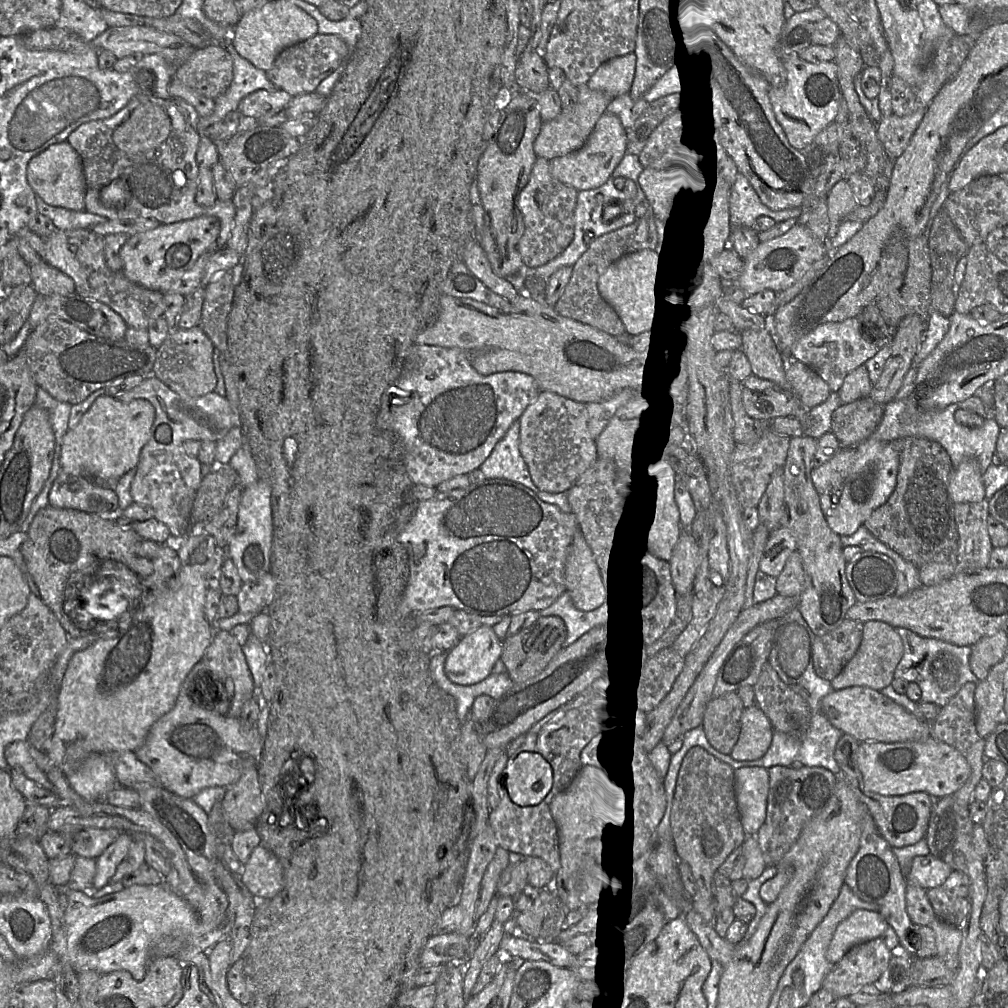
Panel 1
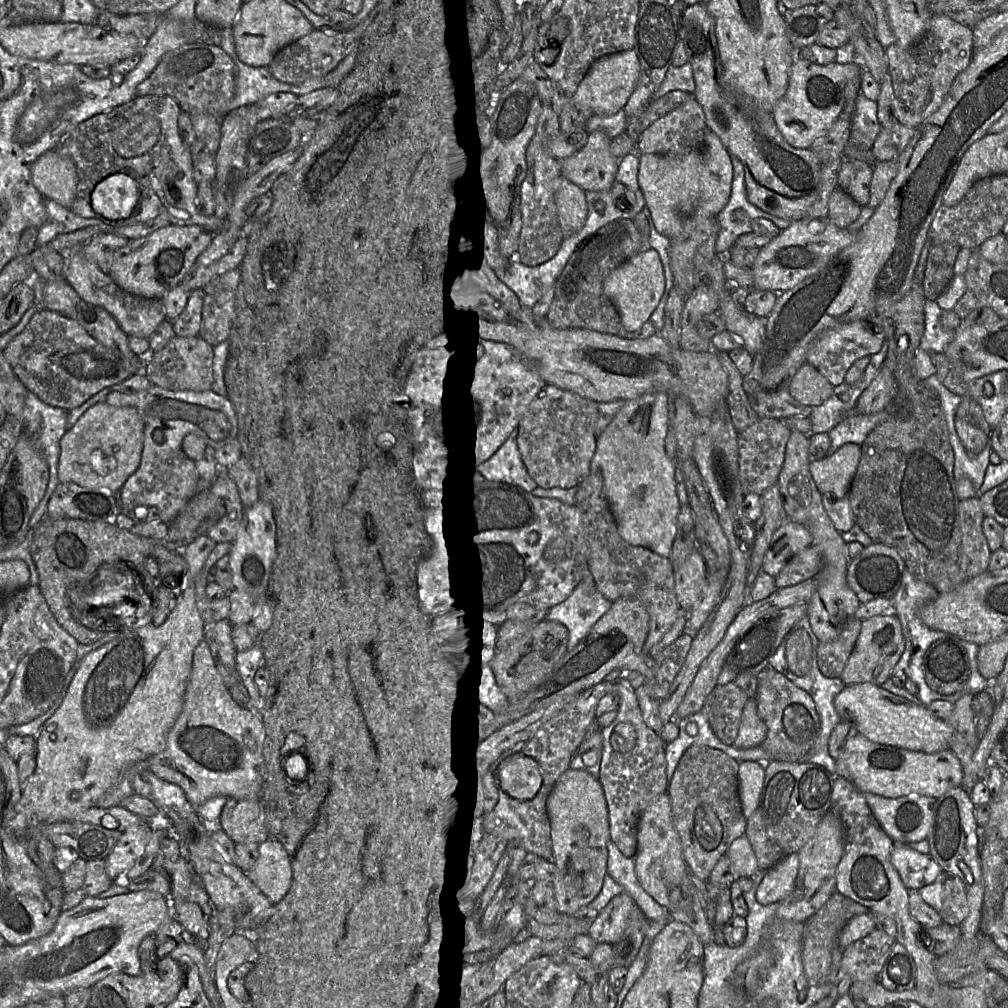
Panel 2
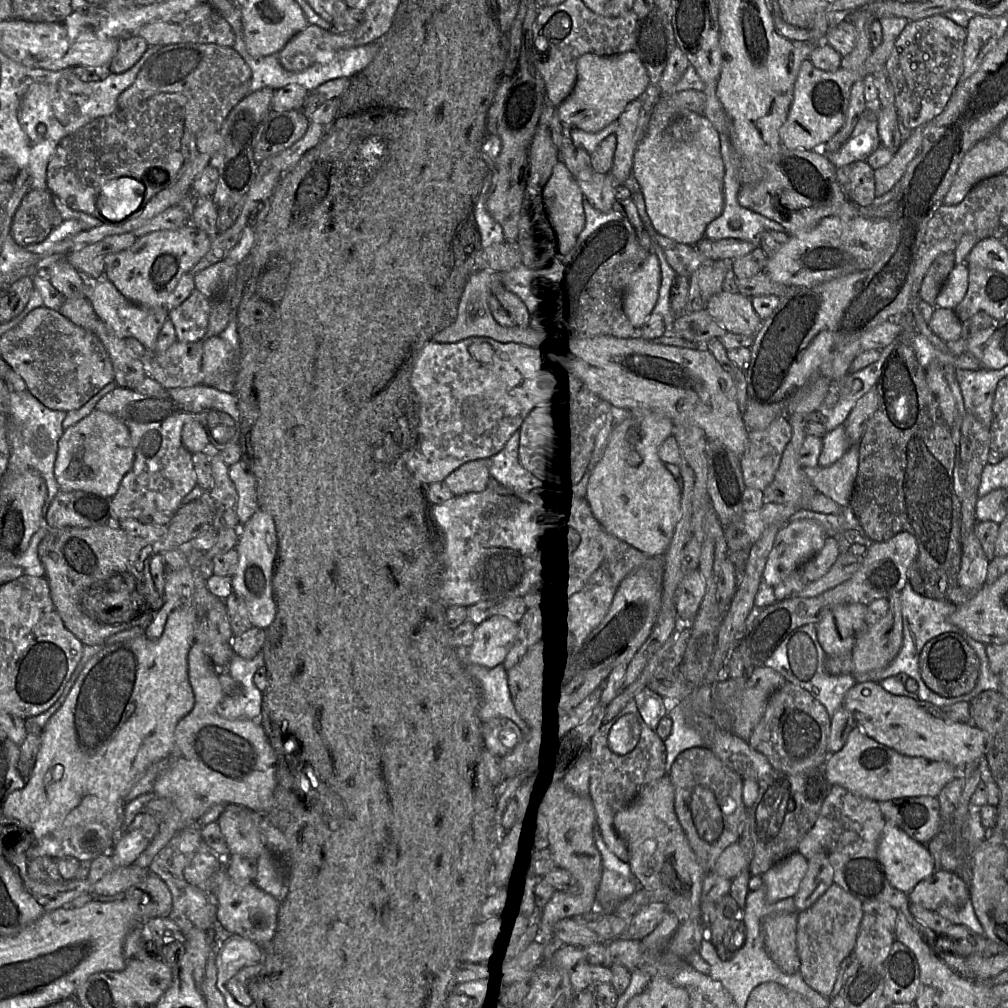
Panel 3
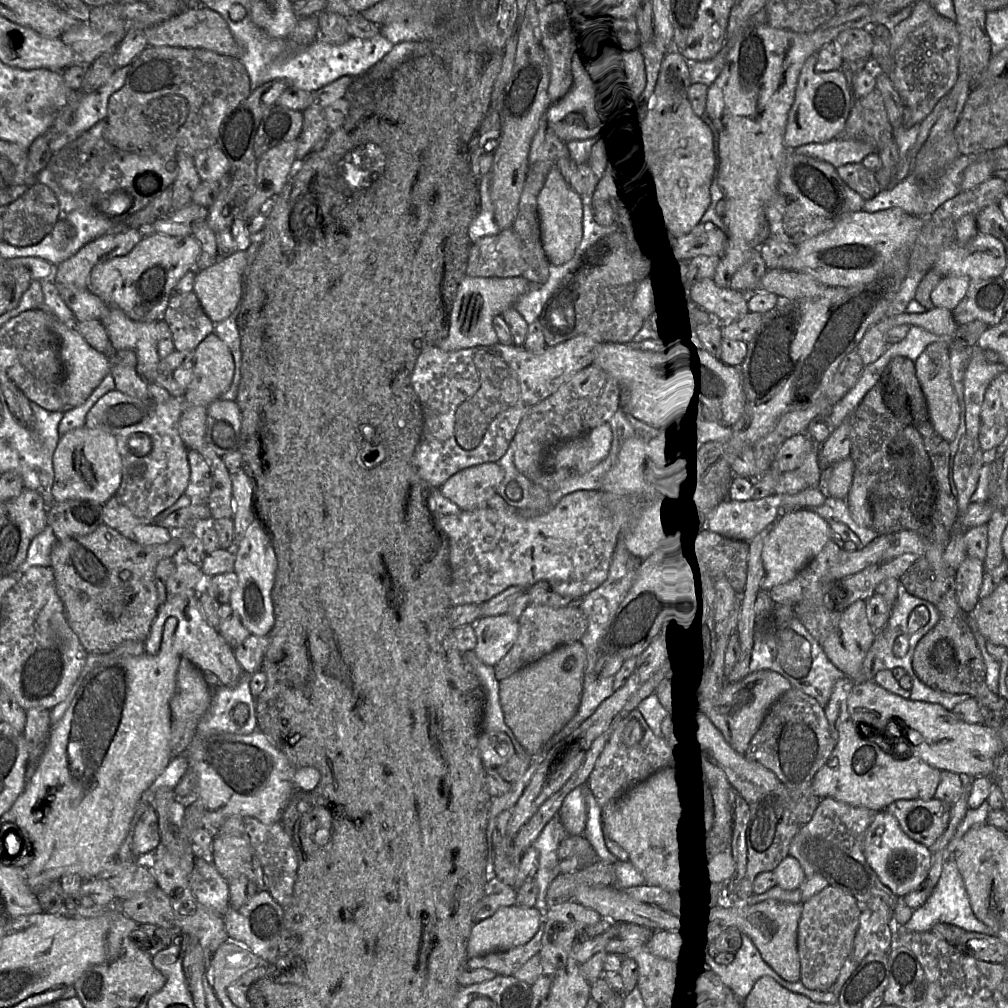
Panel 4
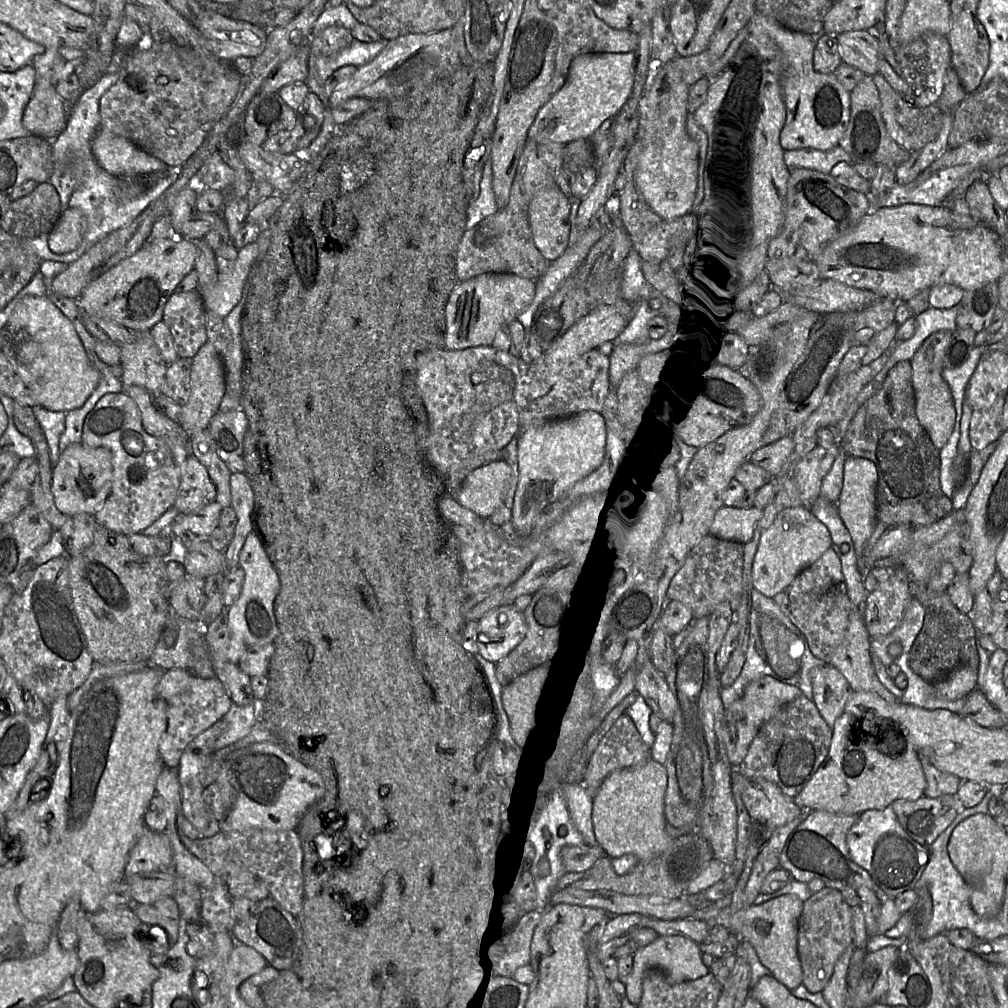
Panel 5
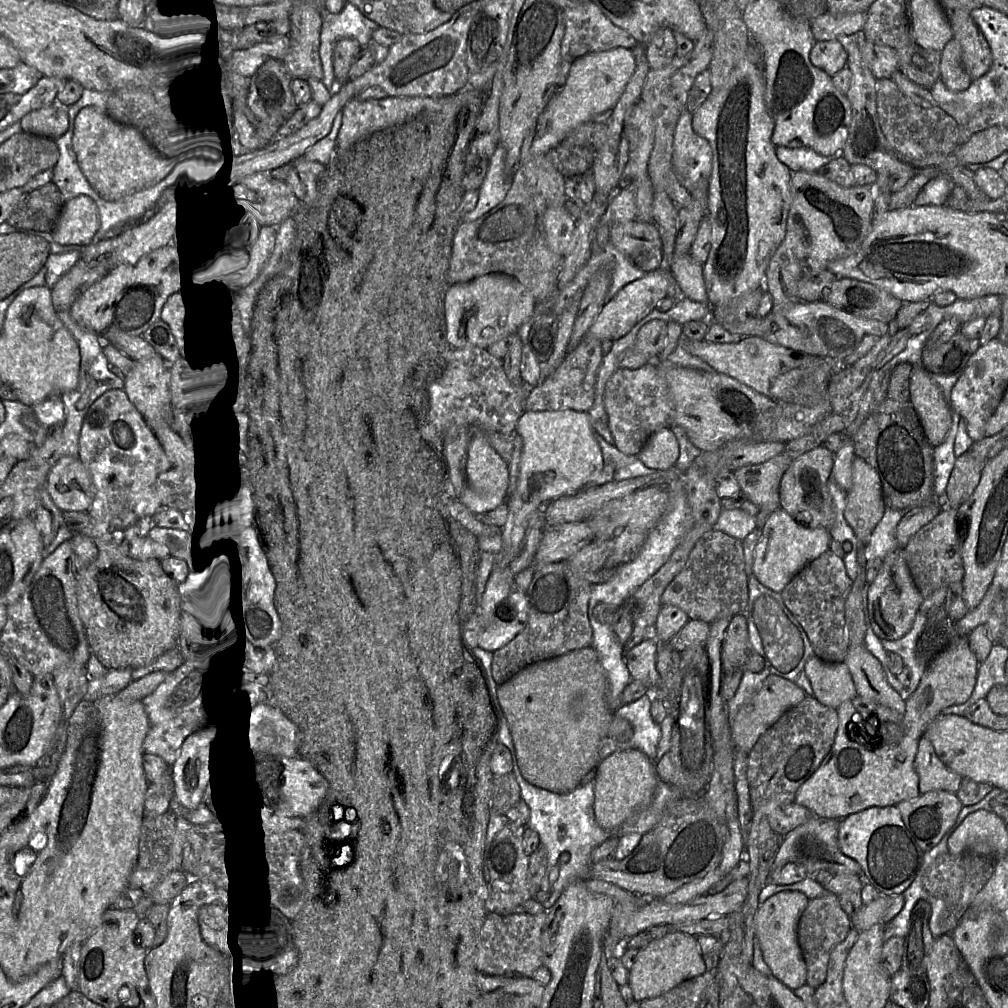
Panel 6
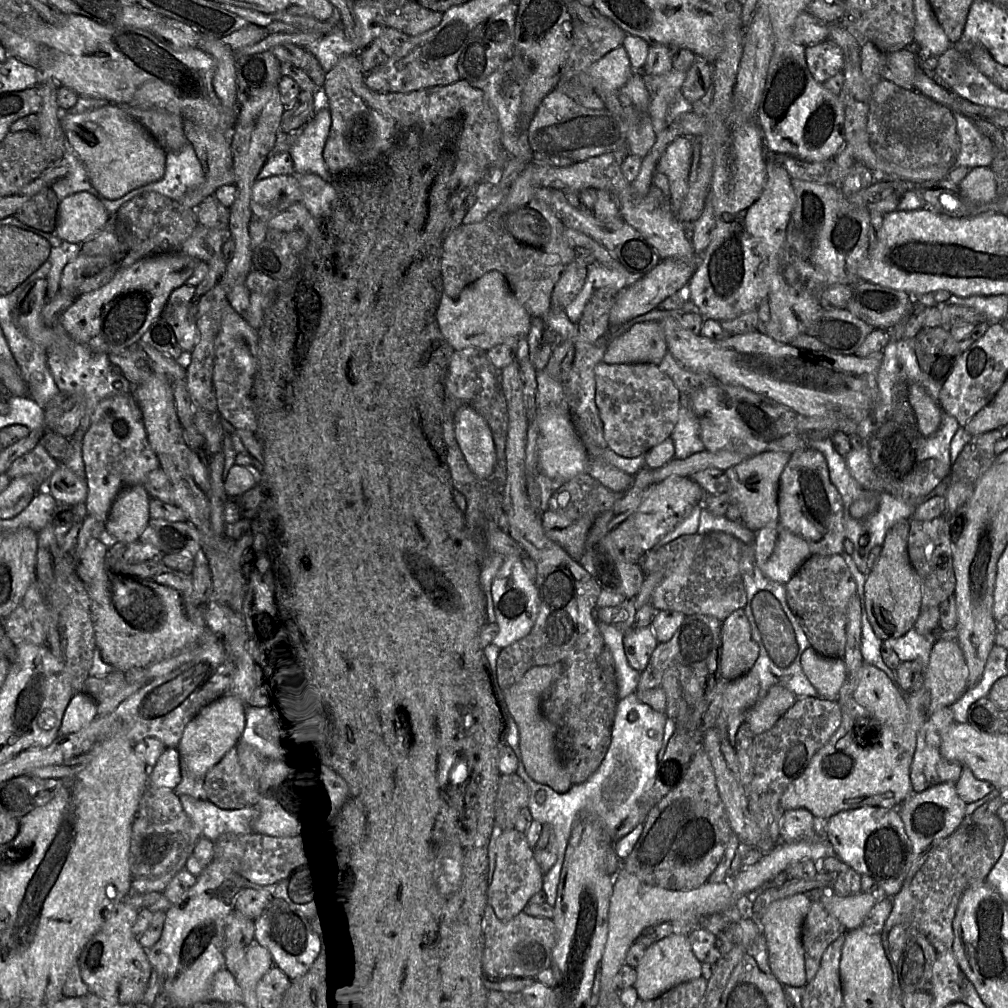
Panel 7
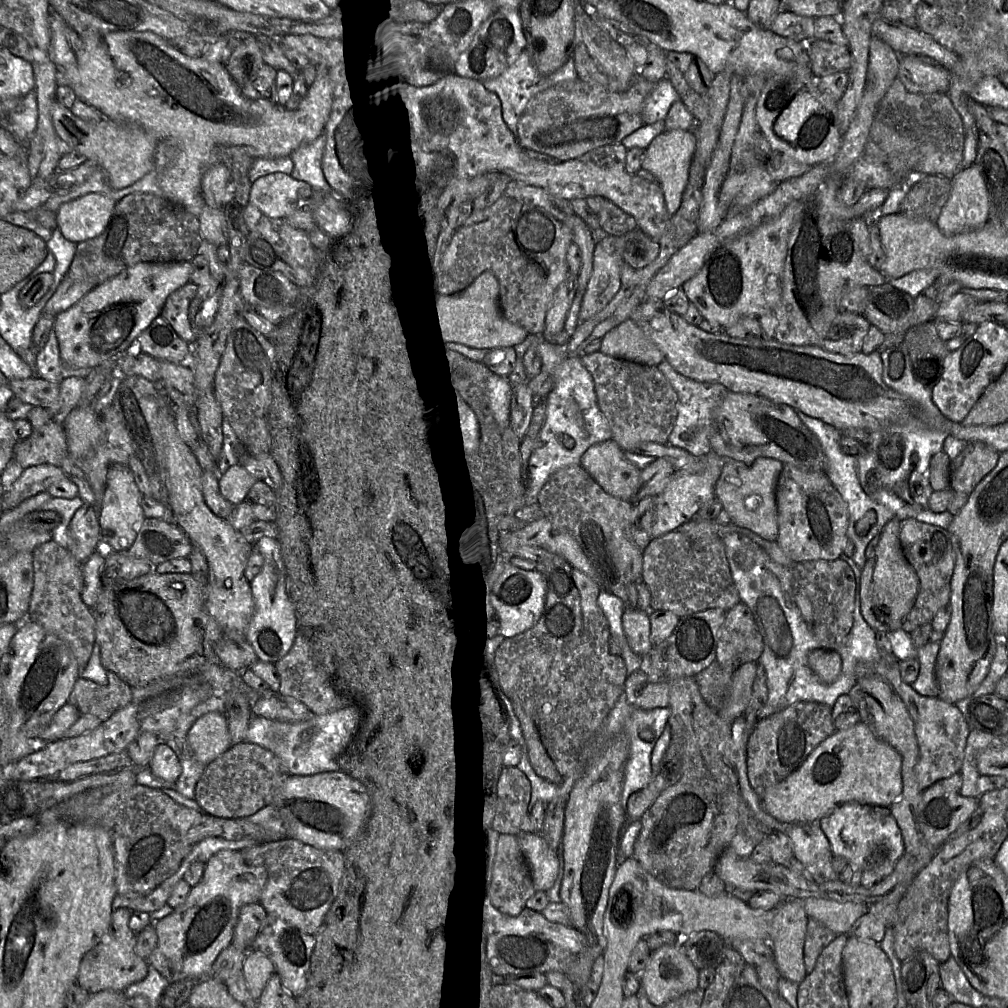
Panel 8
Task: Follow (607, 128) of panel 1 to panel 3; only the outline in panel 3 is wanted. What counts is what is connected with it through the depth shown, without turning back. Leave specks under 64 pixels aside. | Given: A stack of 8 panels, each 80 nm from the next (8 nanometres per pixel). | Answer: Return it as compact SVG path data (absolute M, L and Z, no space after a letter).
M592 169L586 179L576 179L583 192L583 198L601 213L610 211L615 199L616 185L612 177L607 174L597 173Z

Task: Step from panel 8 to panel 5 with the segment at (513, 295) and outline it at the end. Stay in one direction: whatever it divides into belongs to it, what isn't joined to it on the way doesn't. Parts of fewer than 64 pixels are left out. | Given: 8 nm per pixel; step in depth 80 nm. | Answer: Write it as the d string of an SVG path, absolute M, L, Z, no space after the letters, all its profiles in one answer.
M527 141L507 206L466 229L463 234L456 260L459 282L484 273L511 273L534 281L545 274L551 262L535 245L528 208L537 192L553 185L569 196L569 182L567 172L564 171L564 146Z

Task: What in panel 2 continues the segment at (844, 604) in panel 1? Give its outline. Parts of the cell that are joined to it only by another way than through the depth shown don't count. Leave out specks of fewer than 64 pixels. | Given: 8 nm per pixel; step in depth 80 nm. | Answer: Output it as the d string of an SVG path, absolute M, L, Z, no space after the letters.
M796 430L791 431L786 445L784 463L776 484L789 521L803 525L812 535L812 545L819 547L822 553L823 566L814 577L816 591L807 602L807 617L817 639L820 642L829 642L835 640L847 623L855 618L861 603L847 583L847 570L850 563L848 544L824 510L822 495L809 470L809 444L808 436Z

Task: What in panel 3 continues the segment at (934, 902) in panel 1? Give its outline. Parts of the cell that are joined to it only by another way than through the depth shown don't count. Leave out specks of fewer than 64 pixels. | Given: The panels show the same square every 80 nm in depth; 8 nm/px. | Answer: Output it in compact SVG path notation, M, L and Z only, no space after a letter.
M936 870L933 875L919 882L908 893L911 903L930 911L937 911L941 905L961 909L971 900L967 883L956 873Z

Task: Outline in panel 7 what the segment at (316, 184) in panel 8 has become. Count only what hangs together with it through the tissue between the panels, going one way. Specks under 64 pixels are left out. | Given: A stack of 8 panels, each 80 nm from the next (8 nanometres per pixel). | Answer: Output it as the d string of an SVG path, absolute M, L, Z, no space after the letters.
M327 106L318 108L316 114L297 133L288 150L293 162L294 174L316 174L326 182L338 185L327 170L323 150L331 126L331 114Z

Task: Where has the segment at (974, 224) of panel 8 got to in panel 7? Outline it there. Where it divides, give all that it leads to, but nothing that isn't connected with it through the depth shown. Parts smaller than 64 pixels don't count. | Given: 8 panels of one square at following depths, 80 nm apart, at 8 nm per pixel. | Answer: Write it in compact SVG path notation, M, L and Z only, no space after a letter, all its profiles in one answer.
M987 166L972 168L958 185L959 194L971 204L987 203L997 198L997 181Z

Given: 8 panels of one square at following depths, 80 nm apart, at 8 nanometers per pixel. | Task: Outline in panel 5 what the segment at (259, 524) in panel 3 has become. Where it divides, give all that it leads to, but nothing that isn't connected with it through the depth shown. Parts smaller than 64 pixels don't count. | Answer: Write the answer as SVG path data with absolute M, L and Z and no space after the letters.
M252 530L245 539L238 563L245 573L242 589L237 600L225 608L230 628L246 645L274 643L279 633L275 599L281 587L280 578L259 536L259 532Z

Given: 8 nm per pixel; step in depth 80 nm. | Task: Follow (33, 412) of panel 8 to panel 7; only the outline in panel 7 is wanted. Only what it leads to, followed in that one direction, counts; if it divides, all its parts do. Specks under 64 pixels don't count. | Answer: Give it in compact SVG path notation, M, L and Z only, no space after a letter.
M39 442L31 451L18 457L10 466L7 475L10 480L25 475L31 475L38 480L38 492L45 489L45 484L49 477L59 466L46 450L44 445Z

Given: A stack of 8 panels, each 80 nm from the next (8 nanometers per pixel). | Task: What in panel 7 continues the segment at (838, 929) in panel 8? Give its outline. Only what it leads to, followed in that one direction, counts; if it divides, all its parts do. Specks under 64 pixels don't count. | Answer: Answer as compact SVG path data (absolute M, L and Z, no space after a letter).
M861 892L854 896L840 897L829 893L813 900L819 900L846 931L852 931L862 926L865 917L878 902L879 896Z

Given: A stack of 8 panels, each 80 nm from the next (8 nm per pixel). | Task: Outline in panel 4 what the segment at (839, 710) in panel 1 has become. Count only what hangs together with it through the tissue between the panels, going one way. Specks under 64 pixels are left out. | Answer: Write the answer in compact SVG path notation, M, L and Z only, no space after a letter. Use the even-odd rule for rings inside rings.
M874 680L856 683L848 696L847 707L850 718L888 754L895 754L899 759L917 756L933 768L961 776L977 778L992 774L999 739L990 727L964 722L938 704L897 696ZM887 726L889 740L879 734ZM894 729L895 734L891 733ZM897 733L901 737L896 737ZM893 746L900 750L893 750Z

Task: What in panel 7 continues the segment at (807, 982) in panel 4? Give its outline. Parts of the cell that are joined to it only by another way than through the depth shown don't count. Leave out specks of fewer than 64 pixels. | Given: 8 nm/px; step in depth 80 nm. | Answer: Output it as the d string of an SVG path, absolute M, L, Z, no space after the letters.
M819 900L812 901L801 927L801 942L808 982L818 972L825 950L845 932L840 921L827 911Z

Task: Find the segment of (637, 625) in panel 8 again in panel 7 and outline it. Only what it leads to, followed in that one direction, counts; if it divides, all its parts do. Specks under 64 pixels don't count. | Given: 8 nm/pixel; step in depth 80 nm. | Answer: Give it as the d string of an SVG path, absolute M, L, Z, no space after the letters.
M651 625L641 628L632 627L625 632L624 650L629 665L643 672L658 645Z

